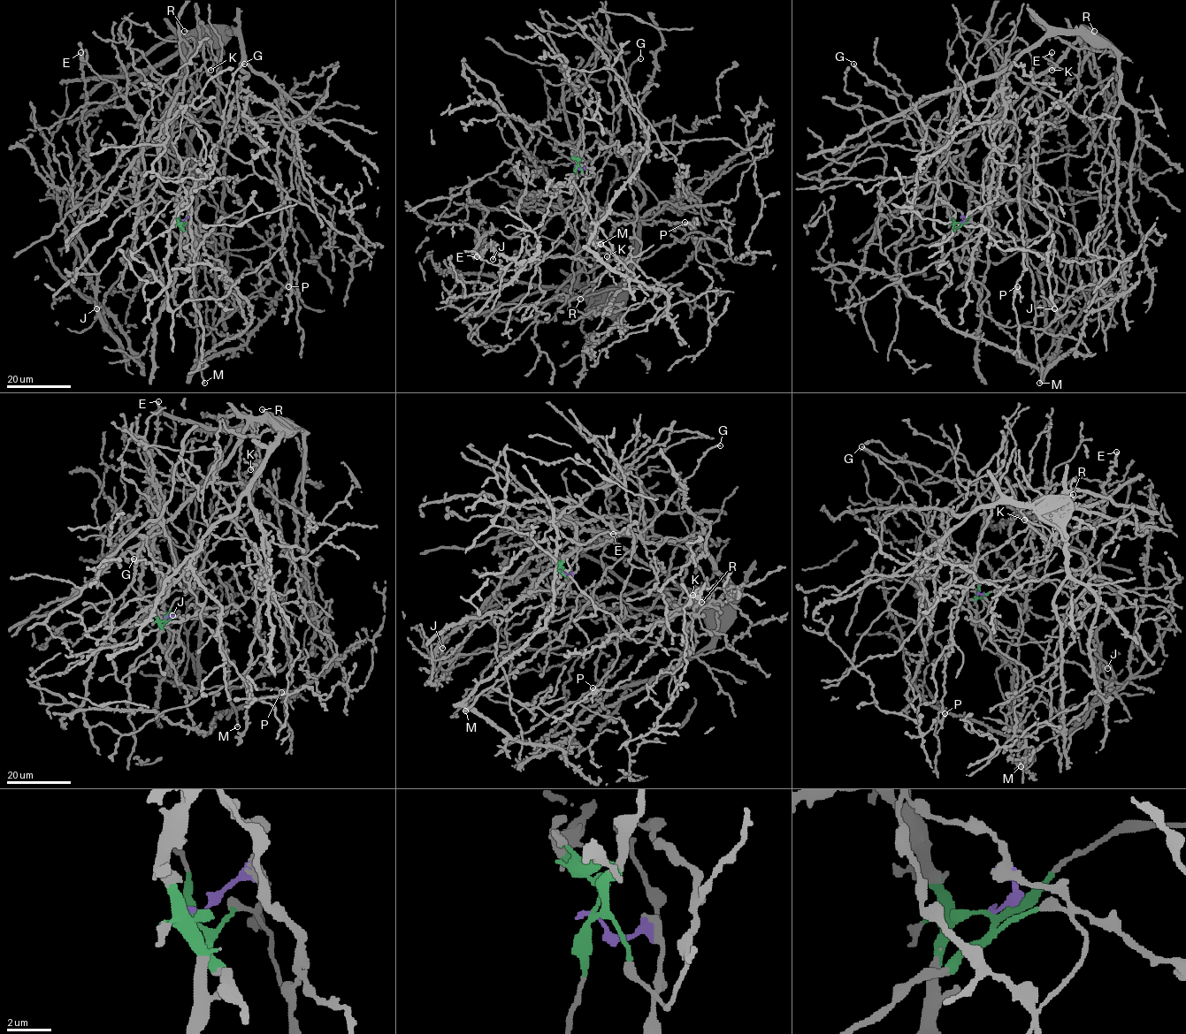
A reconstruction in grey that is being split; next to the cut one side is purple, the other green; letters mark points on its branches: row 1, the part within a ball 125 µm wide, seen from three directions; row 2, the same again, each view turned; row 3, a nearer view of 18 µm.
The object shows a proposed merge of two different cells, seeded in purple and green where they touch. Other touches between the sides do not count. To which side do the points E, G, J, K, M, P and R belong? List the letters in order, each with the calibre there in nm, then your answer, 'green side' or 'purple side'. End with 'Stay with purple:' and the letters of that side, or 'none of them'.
E: 440 nm thick; green side
G: 220 nm thick; green side
J: 400 nm thick; green side
K: 440 nm thick; green side
M: 420 nm thick; green side
P: 550 nm thick; purple side
R: 220 nm thick; purple side
Stay with purple: P, R

